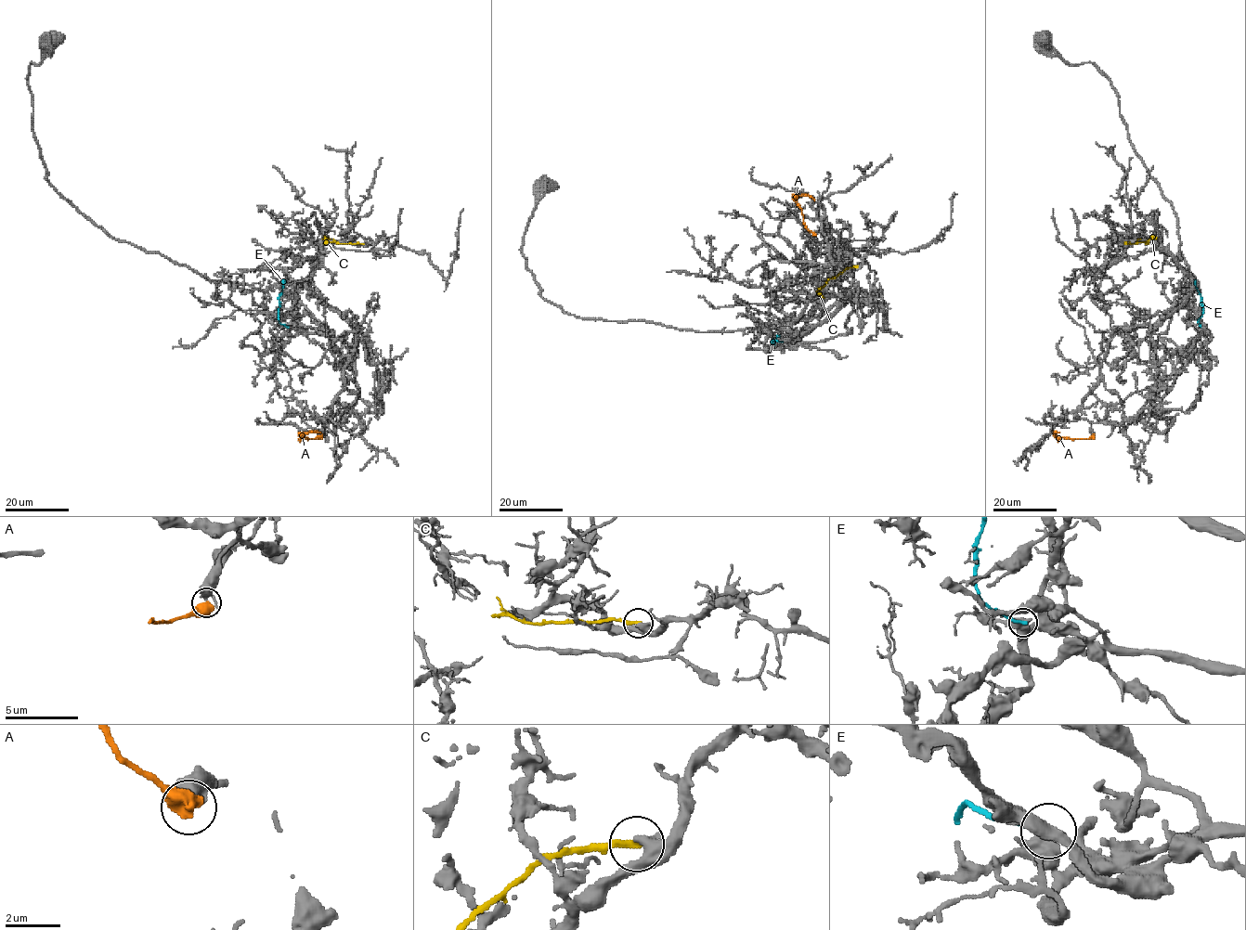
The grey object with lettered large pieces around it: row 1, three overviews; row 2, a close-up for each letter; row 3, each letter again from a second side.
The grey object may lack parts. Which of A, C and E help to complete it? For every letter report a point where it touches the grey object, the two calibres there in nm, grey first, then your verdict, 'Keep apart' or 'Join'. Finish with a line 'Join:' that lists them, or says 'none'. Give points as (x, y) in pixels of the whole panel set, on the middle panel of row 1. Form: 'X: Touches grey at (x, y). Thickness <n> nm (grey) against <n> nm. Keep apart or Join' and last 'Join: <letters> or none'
A: Touches grey at (815, 235). Thickness 440 nm (grey) against 700 nm. Keep apart
C: Touches grey at (857, 266). Thickness 340 nm (grey) against 240 nm. Keep apart
E: Touches grey at (783, 342). Thickness 480 nm (grey) against 200 nm. Keep apart
Join: none

